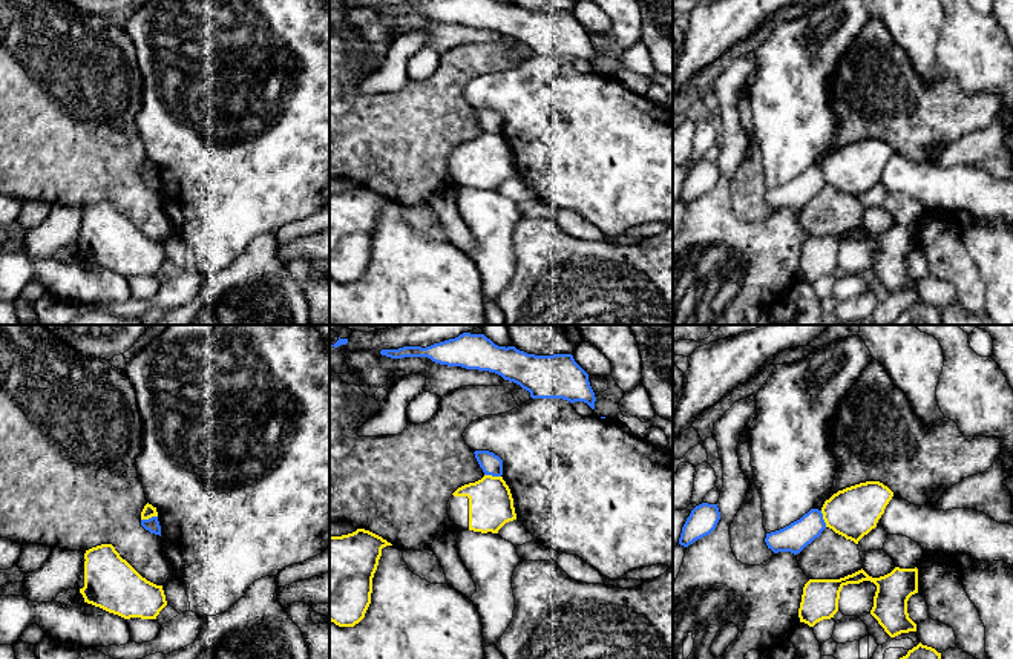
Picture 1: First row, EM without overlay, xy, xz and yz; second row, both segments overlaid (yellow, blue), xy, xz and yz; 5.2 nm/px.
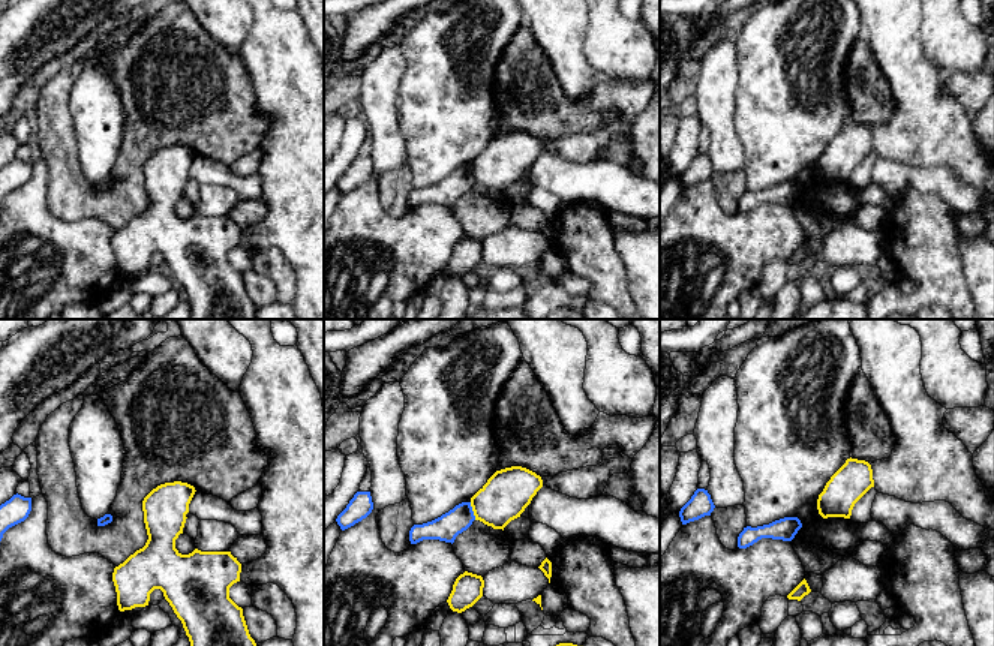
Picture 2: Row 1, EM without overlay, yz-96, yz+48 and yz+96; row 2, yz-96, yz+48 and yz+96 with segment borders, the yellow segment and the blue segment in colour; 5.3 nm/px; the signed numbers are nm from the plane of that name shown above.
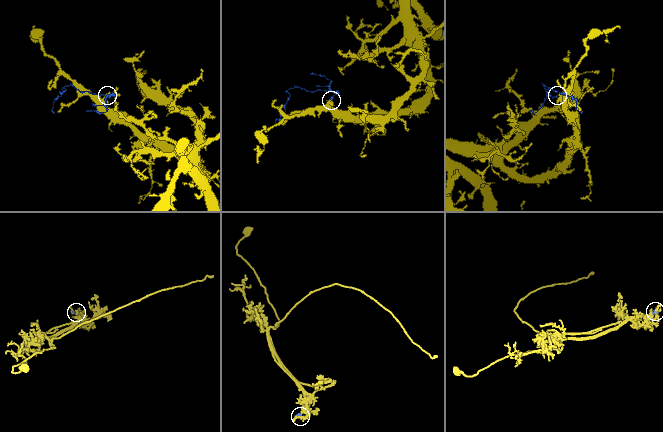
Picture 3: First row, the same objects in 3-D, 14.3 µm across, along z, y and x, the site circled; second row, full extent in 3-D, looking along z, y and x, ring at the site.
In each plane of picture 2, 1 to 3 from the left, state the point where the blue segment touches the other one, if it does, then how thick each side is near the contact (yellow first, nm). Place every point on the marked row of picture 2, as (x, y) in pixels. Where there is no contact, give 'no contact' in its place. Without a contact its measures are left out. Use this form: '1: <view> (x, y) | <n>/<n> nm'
1: no contact
2: yz+48 (474, 511) | 260/140 nm
3: no contact

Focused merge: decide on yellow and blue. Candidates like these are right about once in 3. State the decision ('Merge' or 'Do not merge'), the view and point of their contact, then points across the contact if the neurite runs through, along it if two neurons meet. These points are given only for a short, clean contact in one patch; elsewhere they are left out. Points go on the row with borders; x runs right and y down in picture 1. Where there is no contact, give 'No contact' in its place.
Do not merge. Touches yellow at xy (149, 517). Boundary: xy (157, 515), (141, 520)

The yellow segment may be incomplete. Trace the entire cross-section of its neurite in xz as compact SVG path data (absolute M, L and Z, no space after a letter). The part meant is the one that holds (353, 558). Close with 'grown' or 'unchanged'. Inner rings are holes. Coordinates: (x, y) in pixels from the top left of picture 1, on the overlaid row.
M357 529L329 536L329 621L339 627L359 624L371 604L372 578L382 549L392 546L382 536Z; unchanged

